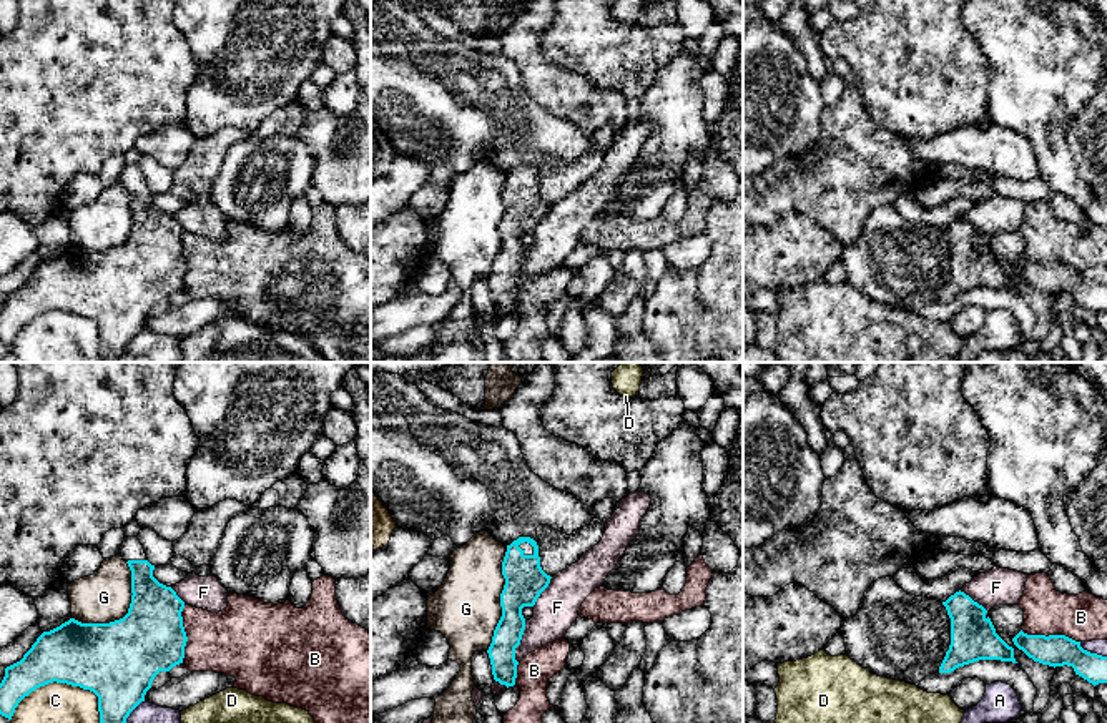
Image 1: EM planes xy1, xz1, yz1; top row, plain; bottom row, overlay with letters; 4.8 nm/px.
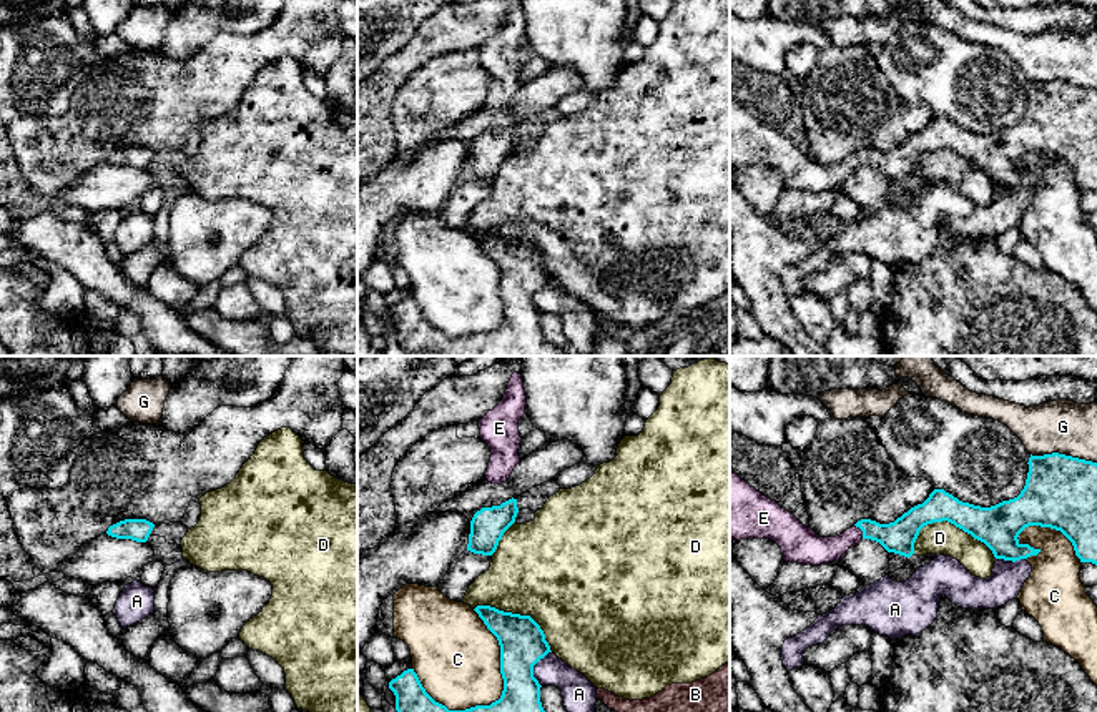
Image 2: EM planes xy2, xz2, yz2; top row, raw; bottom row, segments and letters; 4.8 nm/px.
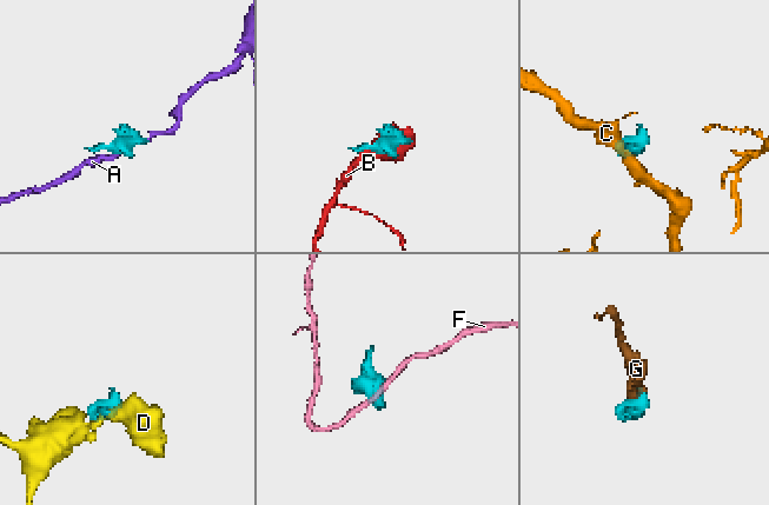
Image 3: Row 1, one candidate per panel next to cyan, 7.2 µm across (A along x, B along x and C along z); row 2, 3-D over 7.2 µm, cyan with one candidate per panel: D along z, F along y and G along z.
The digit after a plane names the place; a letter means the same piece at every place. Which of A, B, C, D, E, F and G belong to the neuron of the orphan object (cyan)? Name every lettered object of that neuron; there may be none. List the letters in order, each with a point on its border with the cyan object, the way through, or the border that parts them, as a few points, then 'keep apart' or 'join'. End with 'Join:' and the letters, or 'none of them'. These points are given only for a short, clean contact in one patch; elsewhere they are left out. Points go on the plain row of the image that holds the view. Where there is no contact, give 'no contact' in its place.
A: meets cyan in xz2 at (532, 295); keep apart
B: meets cyan in yz1 at (1051, 263); keep apart
C: meets cyan in xz2 at (502, 305); keep apart
D: meets cyan in yz2 at (948, 148); keep apart
E: meets cyan in yz2 at (861, 157); runs through yz2 (900, 163), (861, 157), (831, 177), (815, 177); join
F: meets cyan in xz1 at (519, 270); keep apart
G: meets cyan in xy1 at (125, 243); keep apart
Join: E

